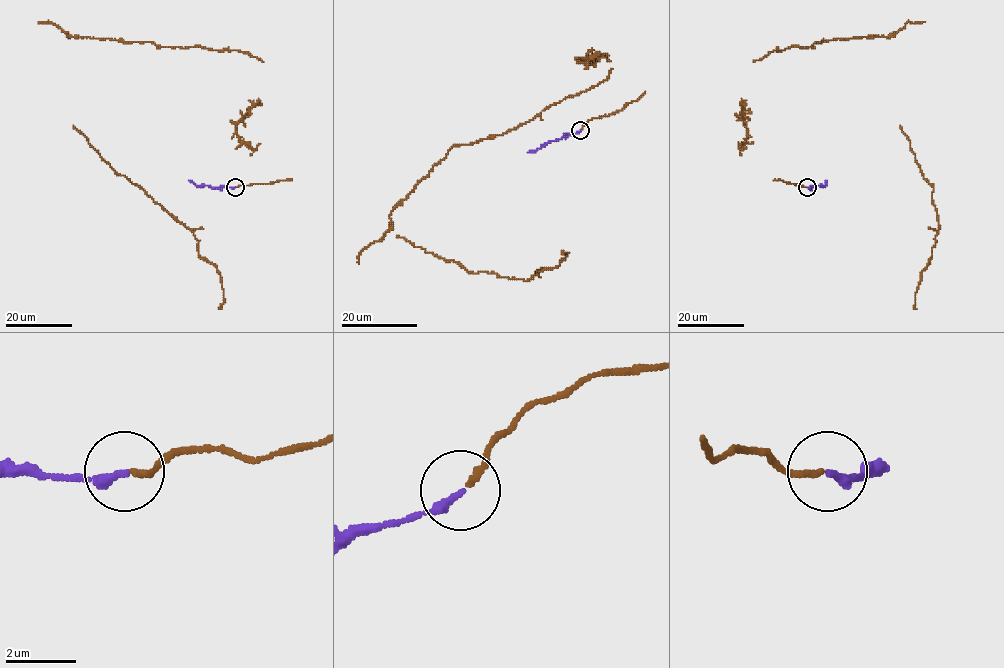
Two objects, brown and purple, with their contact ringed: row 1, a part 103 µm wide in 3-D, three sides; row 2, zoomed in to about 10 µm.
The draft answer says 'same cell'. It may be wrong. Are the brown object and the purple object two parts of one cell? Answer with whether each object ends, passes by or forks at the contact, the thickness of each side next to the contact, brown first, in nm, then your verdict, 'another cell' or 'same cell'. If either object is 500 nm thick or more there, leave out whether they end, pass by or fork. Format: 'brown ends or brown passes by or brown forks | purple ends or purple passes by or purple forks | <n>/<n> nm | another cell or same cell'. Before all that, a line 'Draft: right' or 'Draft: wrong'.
Draft: right
brown ends | purple ends | 170/240 nm | same cell

